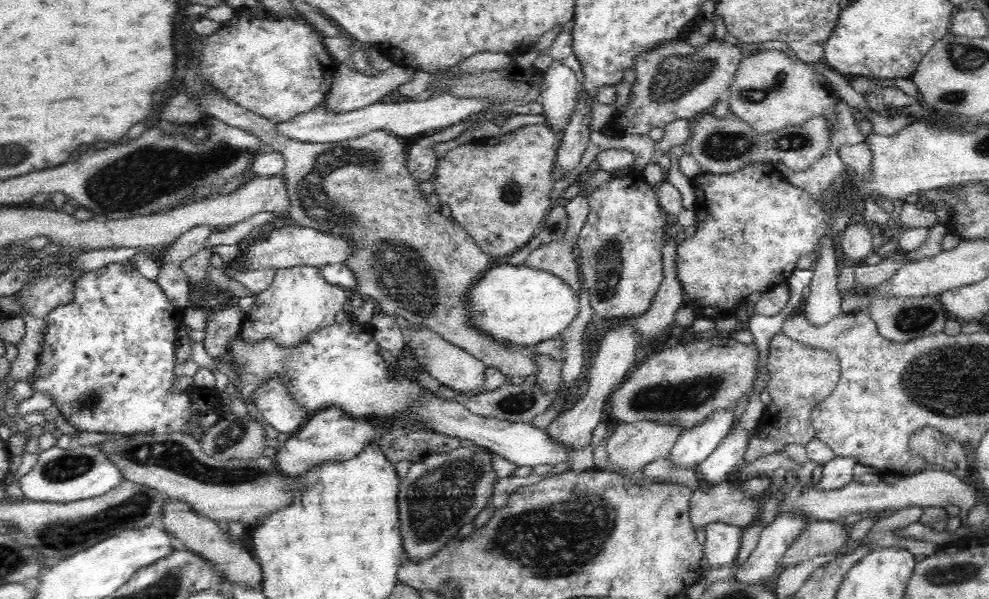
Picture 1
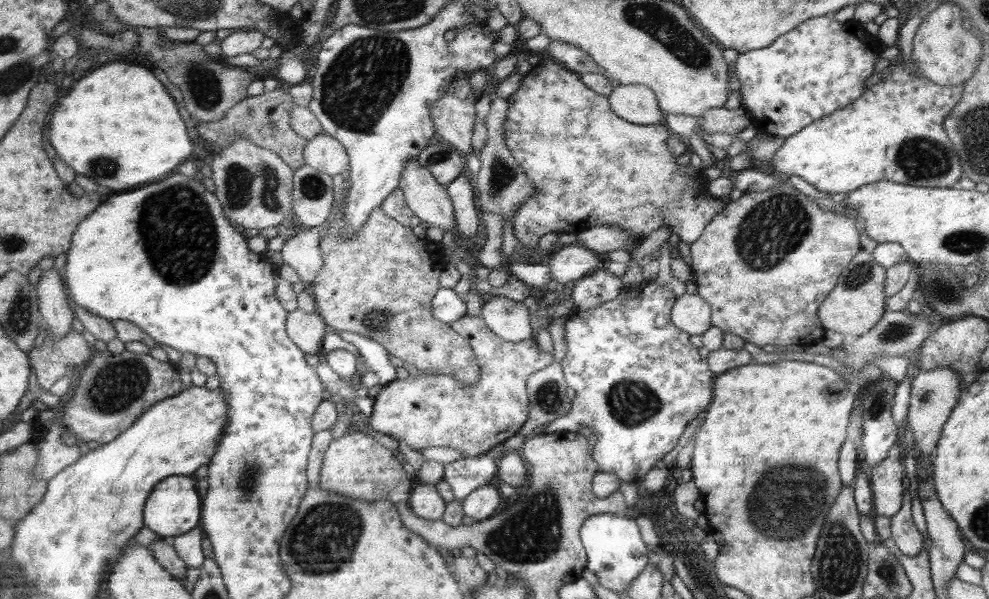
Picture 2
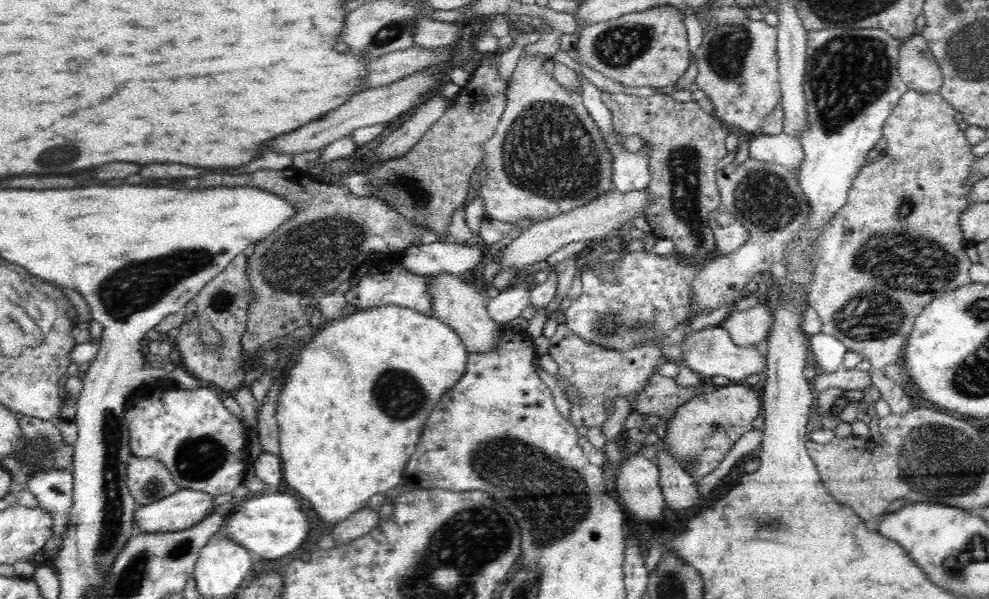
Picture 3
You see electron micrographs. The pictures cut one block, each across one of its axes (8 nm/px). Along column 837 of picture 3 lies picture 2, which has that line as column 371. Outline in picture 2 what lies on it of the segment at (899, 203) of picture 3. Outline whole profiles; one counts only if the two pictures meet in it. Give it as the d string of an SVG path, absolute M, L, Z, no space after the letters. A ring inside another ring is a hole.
M344 180L346 194L341 199L341 205L332 212L334 219L330 222L326 236L320 240L320 251L324 267L318 277L308 284L308 291L314 298L317 313L324 319L328 329L340 332L348 331L372 338L382 344L388 353L422 370L428 376L452 376L460 380L466 388L472 388L480 380L480 365L476 363L476 355L467 341L457 334L449 324L438 320L432 314L432 300L439 292L439 275L445 266L446 254L439 250L428 251L427 239L418 237L412 228L400 224L395 218L384 214L381 207L370 212L364 226L354 236L342 236L344 229L344 205L348 201L350 180Z

